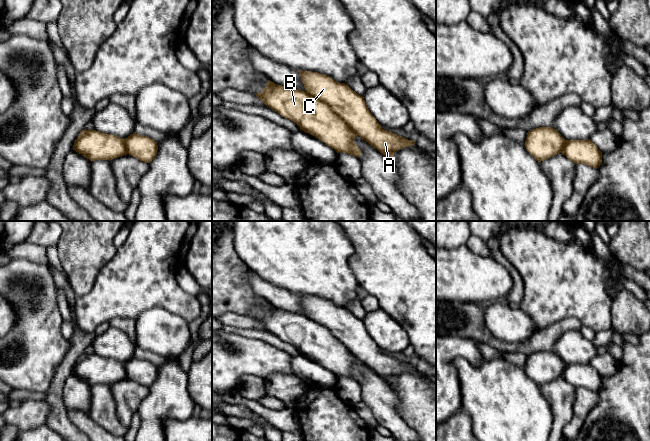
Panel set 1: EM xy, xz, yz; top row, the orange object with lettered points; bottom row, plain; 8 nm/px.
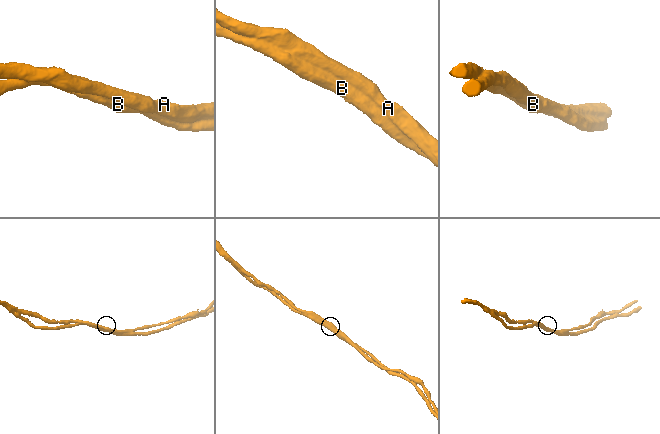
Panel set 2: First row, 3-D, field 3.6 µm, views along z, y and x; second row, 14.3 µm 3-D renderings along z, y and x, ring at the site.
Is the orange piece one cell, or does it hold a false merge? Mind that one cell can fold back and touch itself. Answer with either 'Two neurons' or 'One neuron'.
One neuron

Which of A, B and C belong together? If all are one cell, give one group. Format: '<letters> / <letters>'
A B C

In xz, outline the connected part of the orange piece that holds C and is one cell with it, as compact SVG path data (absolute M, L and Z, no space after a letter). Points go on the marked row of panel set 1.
M298 72L304 84L304 91L278 85L269 80L261 93L254 94L267 107L295 122L300 130L315 136L337 153L348 153L359 158L361 150L354 143L355 137L359 135L392 163L396 151L415 144L414 140L382 129L369 111L364 97L347 84L335 82L331 77L317 72Z

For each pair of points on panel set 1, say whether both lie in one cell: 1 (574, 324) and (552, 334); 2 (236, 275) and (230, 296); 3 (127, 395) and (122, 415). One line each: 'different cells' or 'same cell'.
1: same cell
2: same cell
3: same cell

